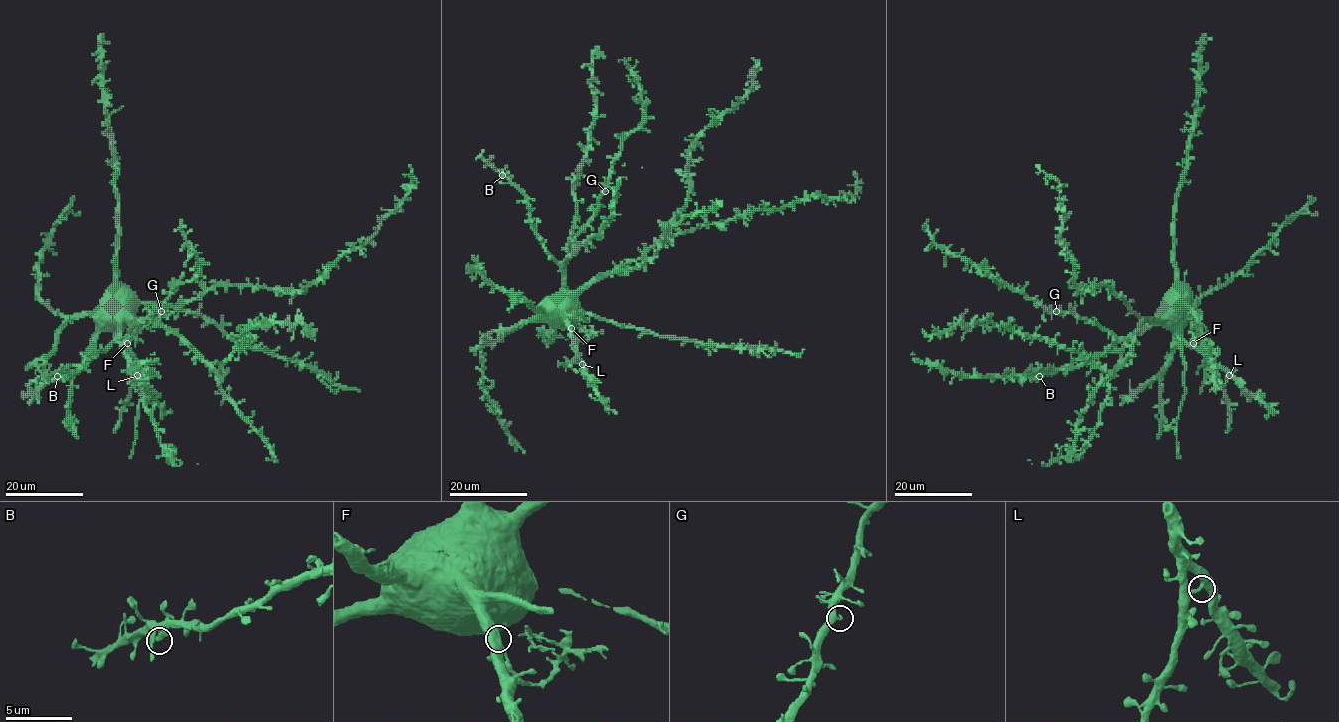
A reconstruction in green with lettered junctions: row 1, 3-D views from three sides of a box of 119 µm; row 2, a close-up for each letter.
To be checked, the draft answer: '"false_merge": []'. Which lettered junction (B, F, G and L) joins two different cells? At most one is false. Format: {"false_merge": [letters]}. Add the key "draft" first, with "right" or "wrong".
{"draft": "wrong", "false_merge": ["F"]}

